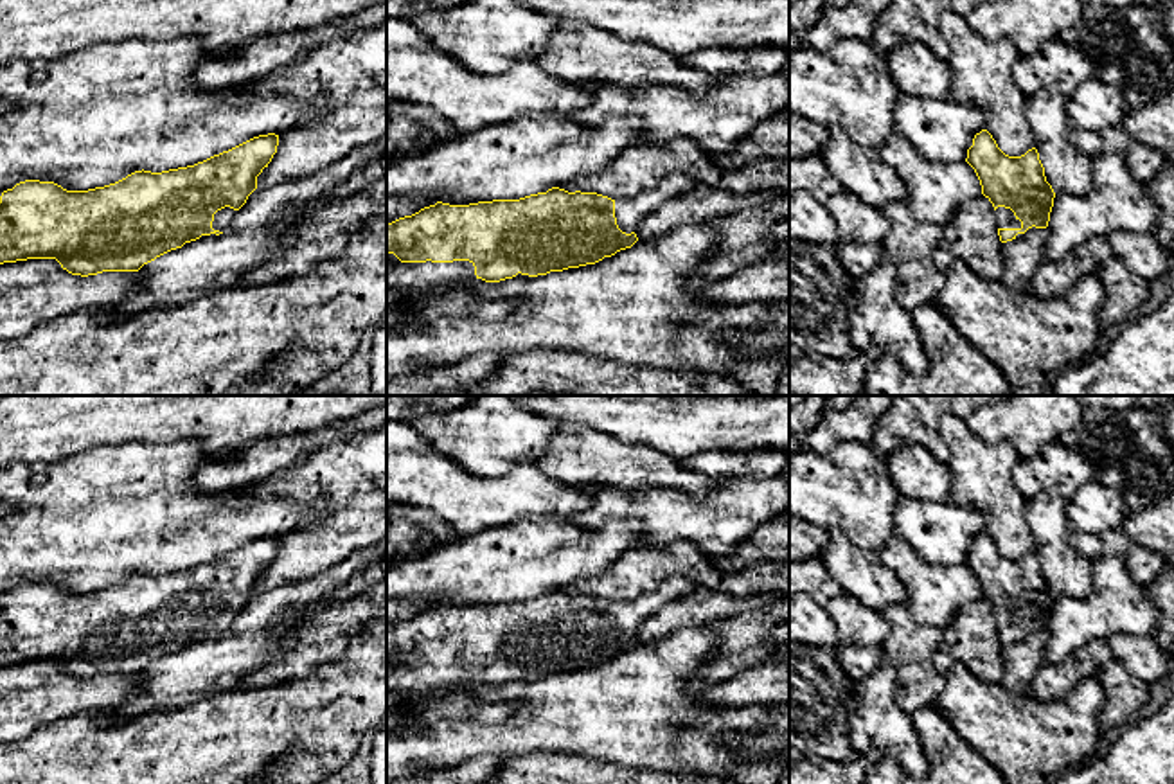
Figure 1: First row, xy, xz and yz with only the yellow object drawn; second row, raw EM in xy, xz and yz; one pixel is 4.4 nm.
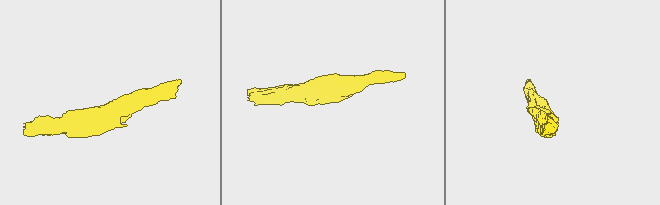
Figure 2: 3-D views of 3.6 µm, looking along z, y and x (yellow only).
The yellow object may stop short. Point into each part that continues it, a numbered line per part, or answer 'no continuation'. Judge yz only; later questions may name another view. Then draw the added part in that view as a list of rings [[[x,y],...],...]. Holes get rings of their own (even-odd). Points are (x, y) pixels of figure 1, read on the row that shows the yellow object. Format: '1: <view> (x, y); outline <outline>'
1: yz (1005, 218); outline [[[1005,207],[996,209],[996,225],[998,228],[1021,228],[1021,221]]]

